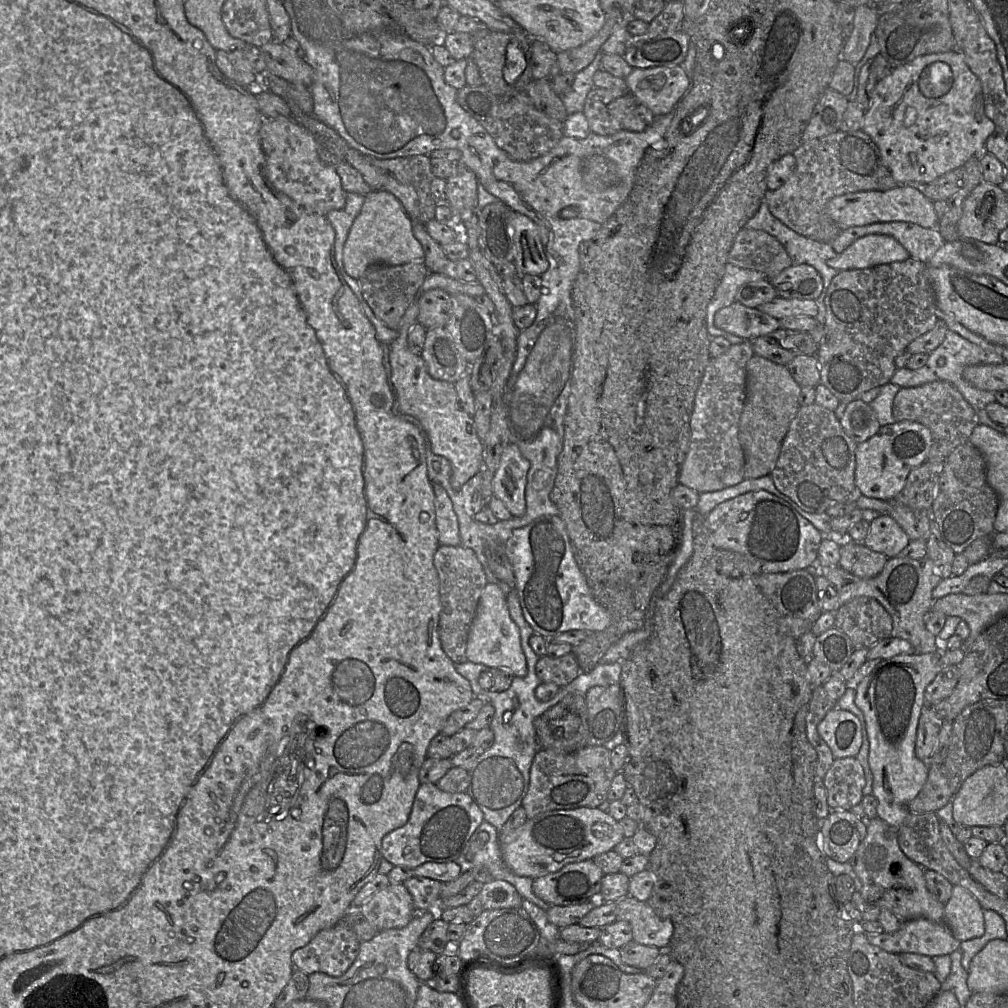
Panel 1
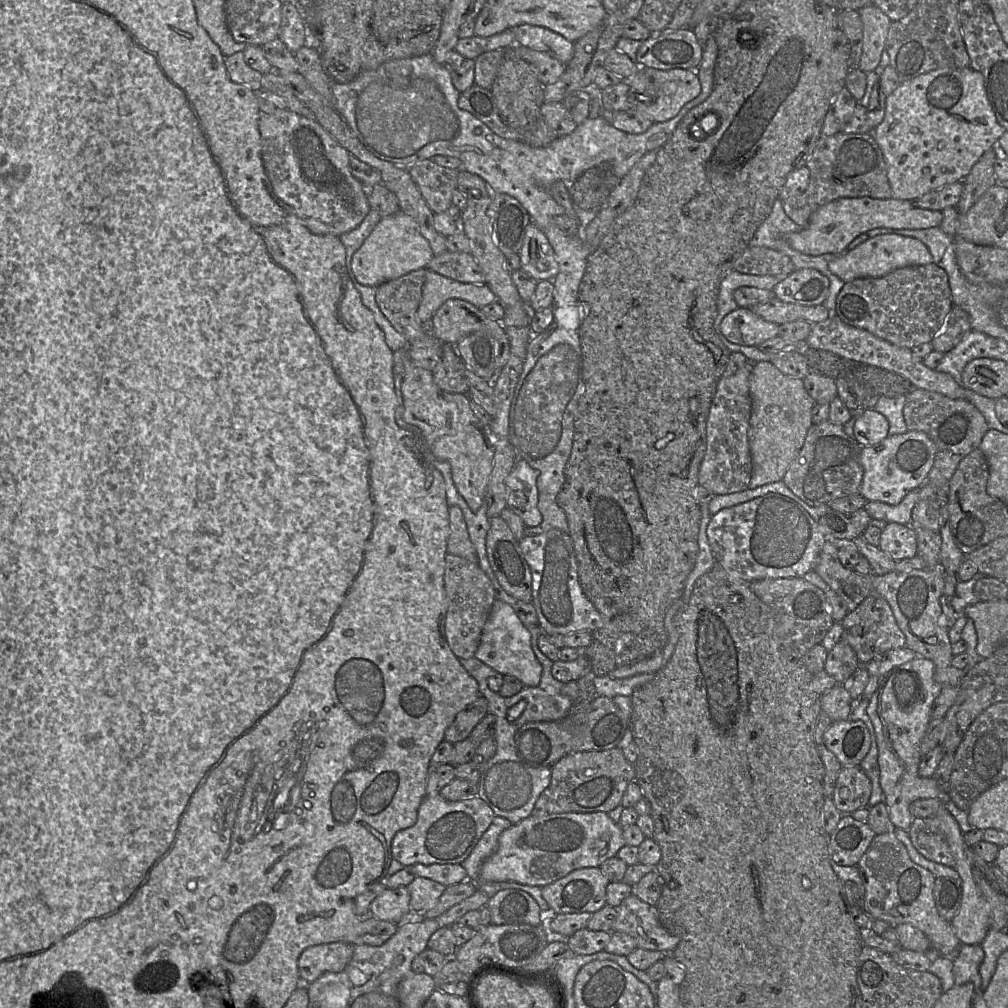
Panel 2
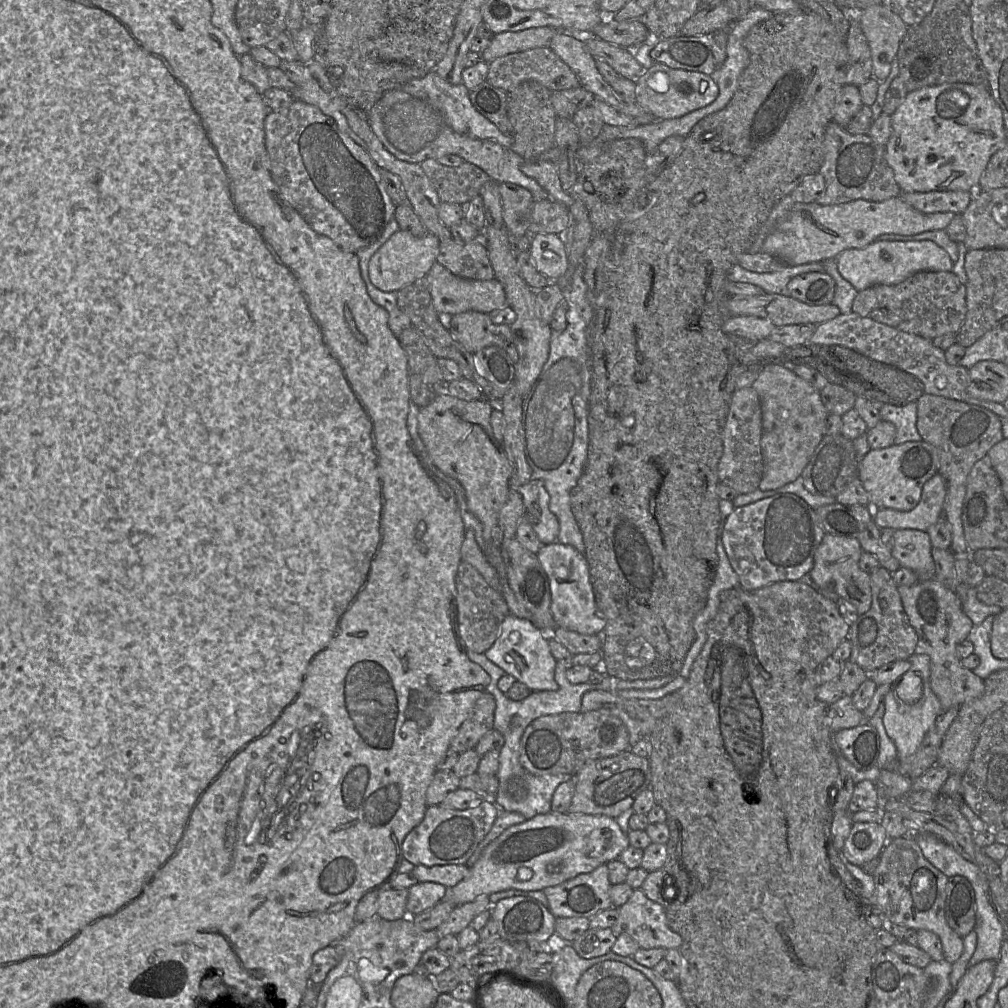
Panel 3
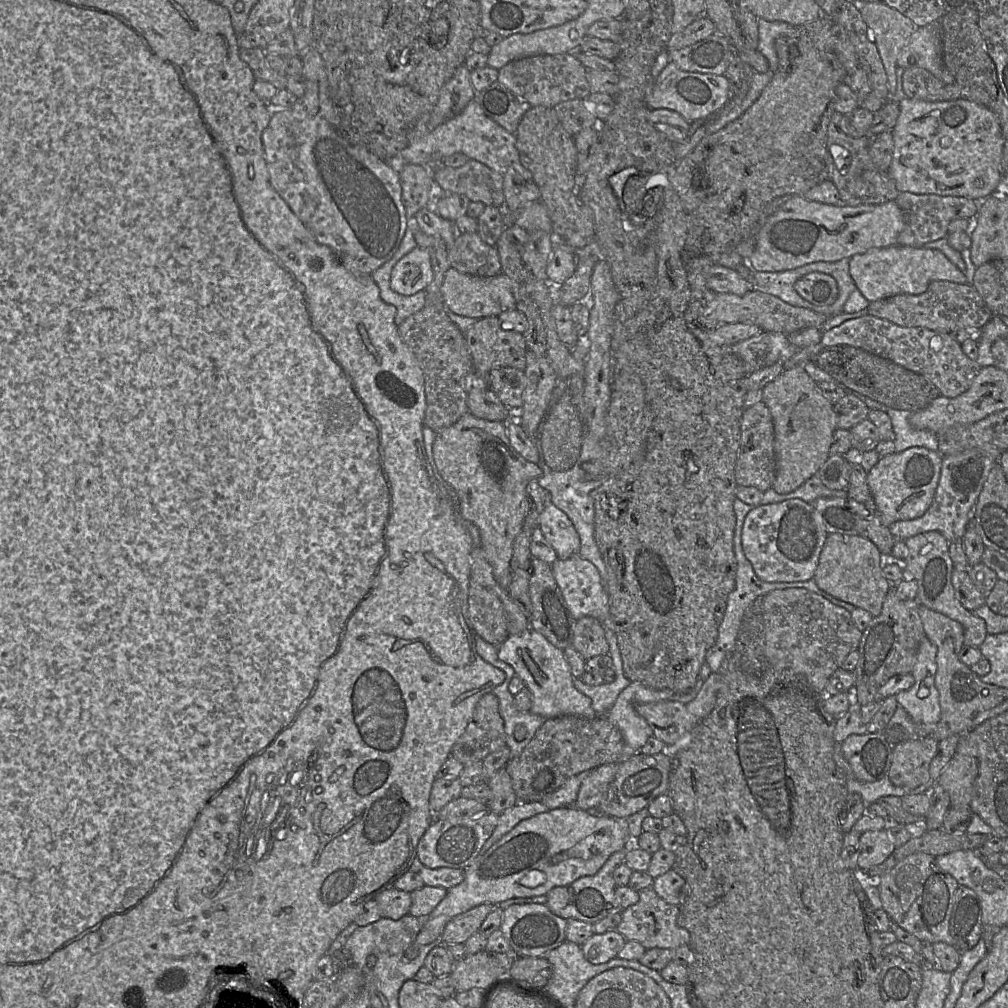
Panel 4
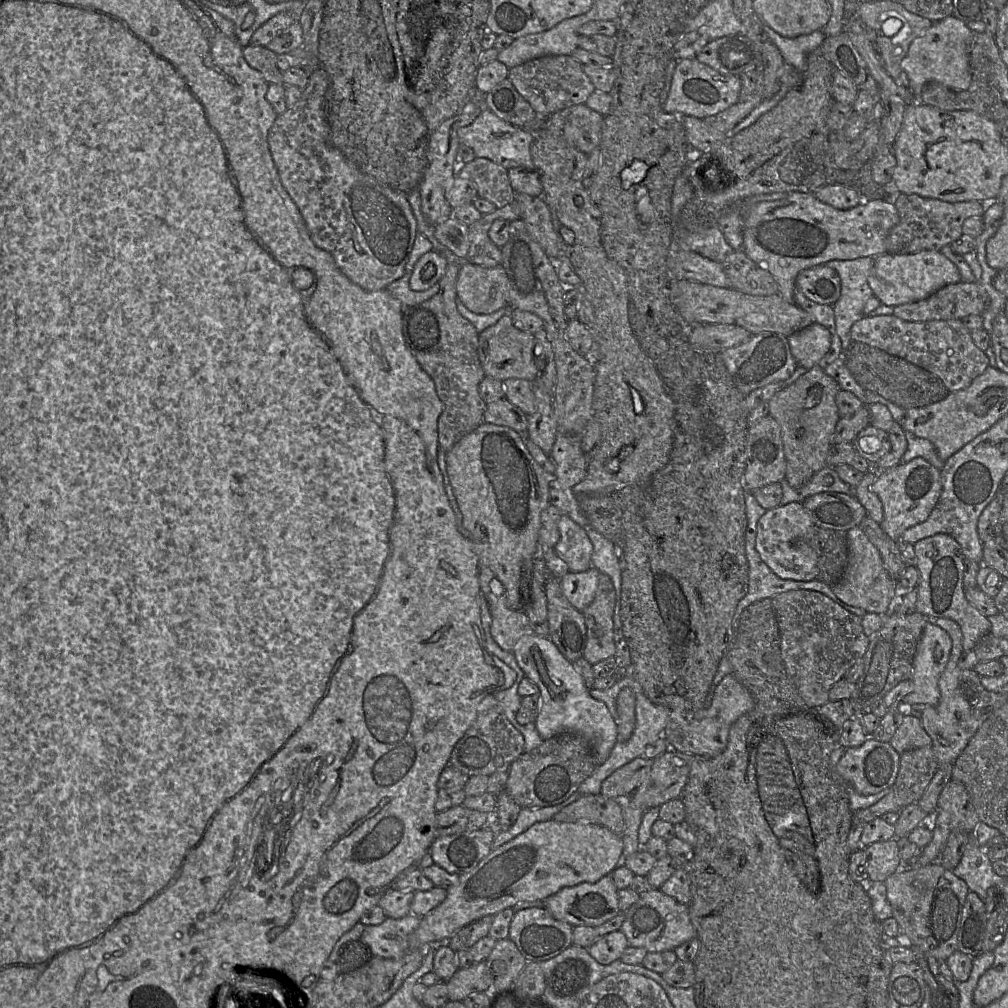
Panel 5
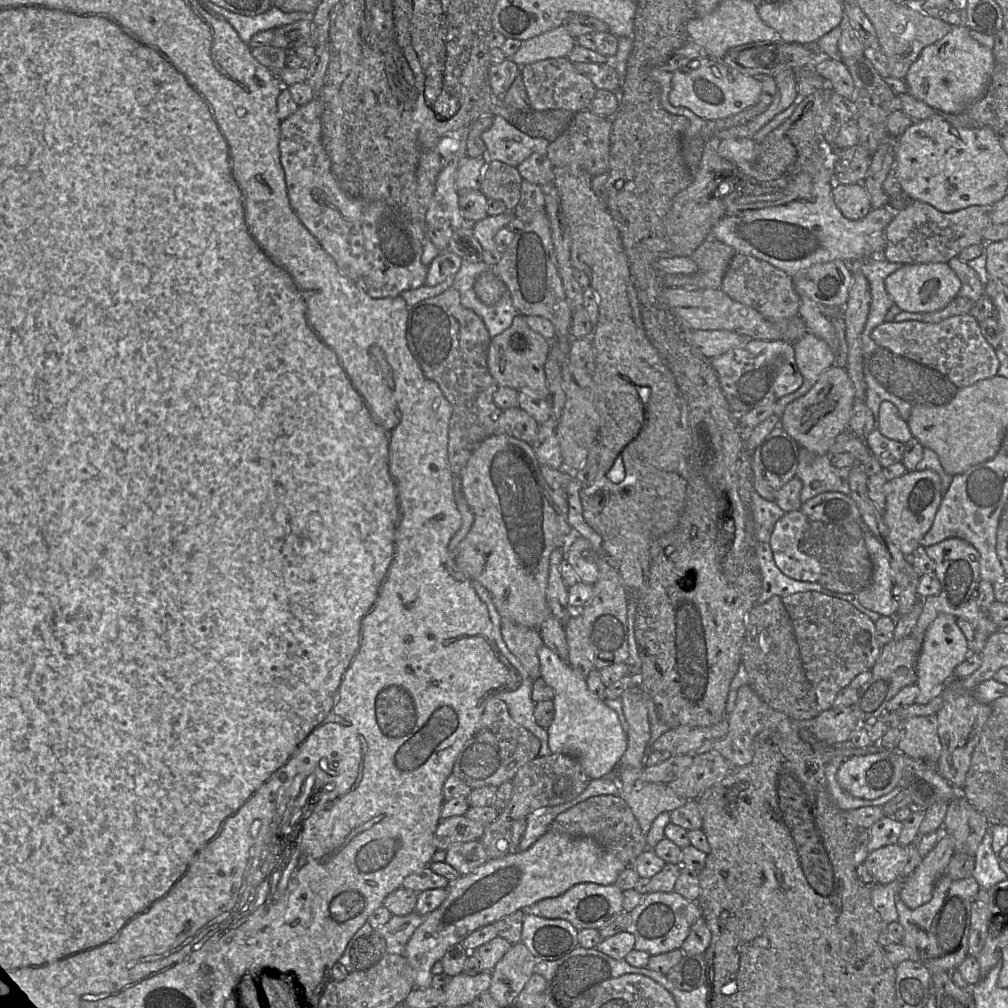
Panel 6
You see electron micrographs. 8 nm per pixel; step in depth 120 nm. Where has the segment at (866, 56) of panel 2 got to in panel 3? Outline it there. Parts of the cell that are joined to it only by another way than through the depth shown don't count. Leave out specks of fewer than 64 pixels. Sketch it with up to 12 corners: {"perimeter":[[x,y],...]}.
{"perimeter":[[882,4],[860,10],[872,77],[885,81],[908,26]]}

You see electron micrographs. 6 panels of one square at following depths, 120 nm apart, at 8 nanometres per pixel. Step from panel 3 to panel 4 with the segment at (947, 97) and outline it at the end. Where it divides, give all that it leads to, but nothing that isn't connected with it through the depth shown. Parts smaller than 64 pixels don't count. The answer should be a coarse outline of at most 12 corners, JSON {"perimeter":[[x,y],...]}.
{"perimeter":[[903,97],[899,192],[981,202],[1002,187],[998,116]]}

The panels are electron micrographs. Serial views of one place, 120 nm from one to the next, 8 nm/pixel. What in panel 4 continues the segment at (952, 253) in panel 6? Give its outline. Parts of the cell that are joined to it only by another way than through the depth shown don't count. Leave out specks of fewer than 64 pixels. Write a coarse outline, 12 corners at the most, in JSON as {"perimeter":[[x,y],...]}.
{"perimeter":[[900,192],[905,228],[897,244],[921,247],[974,218],[966,197]]}

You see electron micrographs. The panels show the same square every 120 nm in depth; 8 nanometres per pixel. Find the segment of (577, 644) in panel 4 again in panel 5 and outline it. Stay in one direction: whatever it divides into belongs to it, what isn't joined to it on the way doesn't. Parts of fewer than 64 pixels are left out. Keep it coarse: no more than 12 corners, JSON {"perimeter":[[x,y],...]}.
{"perimeter":[[599,573],[594,600],[582,611],[583,658],[594,665],[615,657],[616,592]]}

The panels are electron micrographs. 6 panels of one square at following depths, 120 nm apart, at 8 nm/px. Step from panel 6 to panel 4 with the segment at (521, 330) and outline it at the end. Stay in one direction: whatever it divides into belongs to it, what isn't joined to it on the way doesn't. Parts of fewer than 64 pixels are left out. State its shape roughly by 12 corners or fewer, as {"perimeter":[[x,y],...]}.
{"perimeter":[[498,316],[477,319],[464,335],[474,369],[524,372],[524,334]]}

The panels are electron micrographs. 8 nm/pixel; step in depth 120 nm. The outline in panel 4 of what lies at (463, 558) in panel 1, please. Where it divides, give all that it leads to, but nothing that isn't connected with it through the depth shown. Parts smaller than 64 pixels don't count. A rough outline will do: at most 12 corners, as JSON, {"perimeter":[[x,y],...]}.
{"perimeter":[[474,580],[468,619],[476,636],[499,646],[507,615],[497,595]]}

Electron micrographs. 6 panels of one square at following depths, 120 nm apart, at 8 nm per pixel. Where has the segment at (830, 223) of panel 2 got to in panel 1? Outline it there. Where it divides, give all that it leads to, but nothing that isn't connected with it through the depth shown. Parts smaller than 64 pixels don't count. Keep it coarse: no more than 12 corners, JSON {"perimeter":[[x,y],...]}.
{"perimeter":[[917,185],[837,196],[826,212],[841,230],[880,222],[937,228]]}

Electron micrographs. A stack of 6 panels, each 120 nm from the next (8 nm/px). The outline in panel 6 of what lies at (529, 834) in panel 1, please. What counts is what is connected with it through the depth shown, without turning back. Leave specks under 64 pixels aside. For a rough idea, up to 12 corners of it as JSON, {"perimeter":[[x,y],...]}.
{"perimeter":[[550,830],[449,882],[403,956],[414,988],[473,931],[626,867]]}

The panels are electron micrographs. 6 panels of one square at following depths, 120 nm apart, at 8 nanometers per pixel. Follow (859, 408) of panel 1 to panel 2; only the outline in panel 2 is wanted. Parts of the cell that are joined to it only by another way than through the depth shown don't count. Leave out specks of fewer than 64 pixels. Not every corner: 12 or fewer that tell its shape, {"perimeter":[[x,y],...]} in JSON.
{"perimeter":[[867,408],[856,416],[853,435],[861,446],[880,443],[889,422]]}

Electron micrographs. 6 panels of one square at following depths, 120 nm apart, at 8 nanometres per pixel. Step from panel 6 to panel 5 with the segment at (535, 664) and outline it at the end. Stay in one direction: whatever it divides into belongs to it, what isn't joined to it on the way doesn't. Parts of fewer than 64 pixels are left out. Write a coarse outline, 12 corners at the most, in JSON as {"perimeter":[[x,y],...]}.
{"perimeter":[[479,568],[479,586],[488,602],[494,641],[512,652],[533,634],[524,611],[494,594],[495,574]]}

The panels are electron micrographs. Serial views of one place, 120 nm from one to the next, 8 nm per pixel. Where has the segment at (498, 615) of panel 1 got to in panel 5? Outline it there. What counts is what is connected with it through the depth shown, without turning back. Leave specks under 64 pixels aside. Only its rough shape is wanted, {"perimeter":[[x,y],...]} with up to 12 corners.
{"perimeter":[[548,637],[512,653],[539,688],[542,740],[566,732],[590,743],[596,767],[618,725]]}

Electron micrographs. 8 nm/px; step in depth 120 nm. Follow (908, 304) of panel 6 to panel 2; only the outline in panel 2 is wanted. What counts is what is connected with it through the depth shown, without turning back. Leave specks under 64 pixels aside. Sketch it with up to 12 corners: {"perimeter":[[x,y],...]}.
{"perimeter":[[868,238],[829,262],[845,283],[933,263],[924,243]]}

